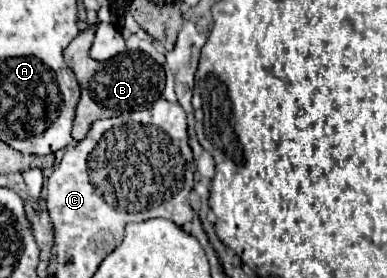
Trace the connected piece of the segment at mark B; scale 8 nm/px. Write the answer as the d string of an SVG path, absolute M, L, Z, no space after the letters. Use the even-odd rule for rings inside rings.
M90 26L88 30L84 30L64 50L64 60L74 70L76 80L80 84L80 92L82 92L76 108L74 126L72 126L72 138L76 142L80 142L86 136L94 120L150 108L162 96L162 90L164 90L164 68L162 68L162 62L158 62L160 52L154 48L154 44L138 44L136 50L128 52L128 62L116 62L116 60L96 62L96 60L90 60L88 56L88 50L94 38L94 28L96 26Z

